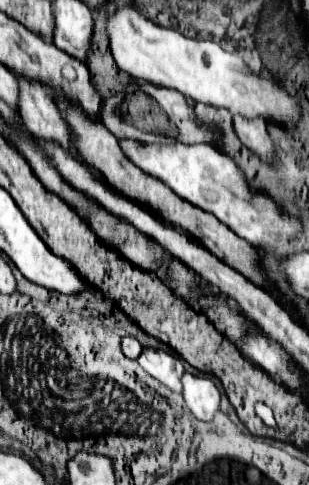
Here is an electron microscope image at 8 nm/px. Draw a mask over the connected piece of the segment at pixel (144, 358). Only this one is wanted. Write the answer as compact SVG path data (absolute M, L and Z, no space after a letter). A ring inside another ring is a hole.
M146 347L142 351L142 355L138 357L138 363L146 373L156 377L160 383L168 385L172 391L176 391L176 393L182 391L180 379L184 375L184 363L178 355L174 355L170 351Z

